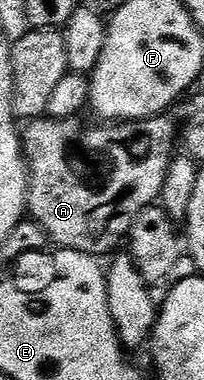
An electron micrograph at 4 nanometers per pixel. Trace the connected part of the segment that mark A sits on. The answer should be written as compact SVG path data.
M43 116L25 123L21 131L22 152L26 155L30 176L26 208L29 217L44 228L47 239L55 247L95 256L109 255L121 247L118 246L121 242L123 245L134 221L162 197L170 162L176 157L174 122L170 116L117 124L107 124L102 120L82 121L81 117Z

